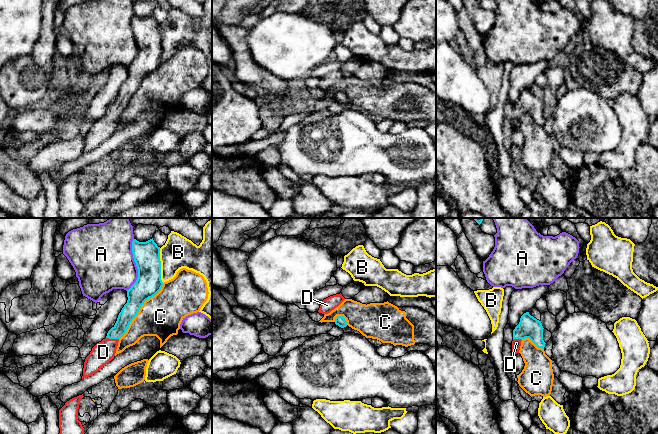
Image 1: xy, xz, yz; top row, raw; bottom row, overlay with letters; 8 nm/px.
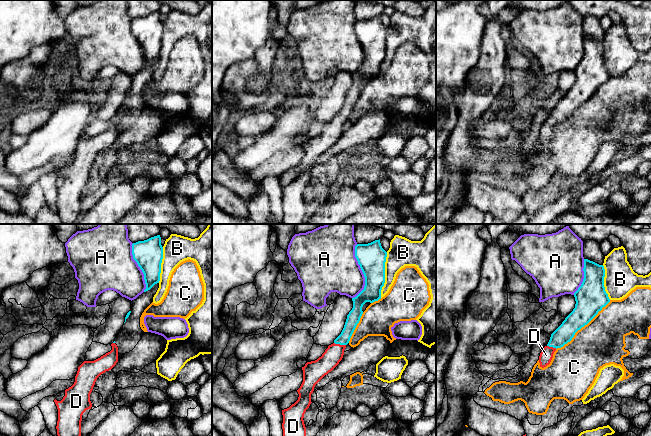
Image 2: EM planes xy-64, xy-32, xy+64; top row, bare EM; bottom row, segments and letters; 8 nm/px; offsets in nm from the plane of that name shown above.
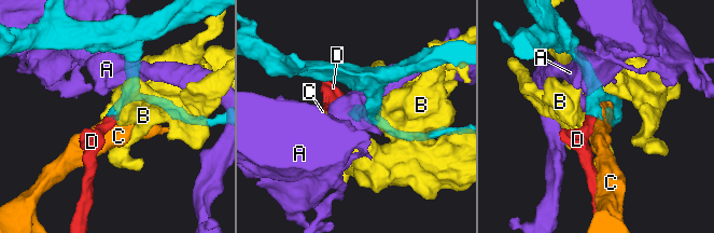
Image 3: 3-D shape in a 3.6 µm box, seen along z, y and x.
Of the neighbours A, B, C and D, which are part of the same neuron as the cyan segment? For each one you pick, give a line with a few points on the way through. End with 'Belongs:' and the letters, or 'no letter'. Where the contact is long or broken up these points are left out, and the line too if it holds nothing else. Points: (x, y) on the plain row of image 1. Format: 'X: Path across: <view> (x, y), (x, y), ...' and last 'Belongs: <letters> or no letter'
D: Path across: xy (128, 89), (112, 114), (103, 128)
Belongs: D

